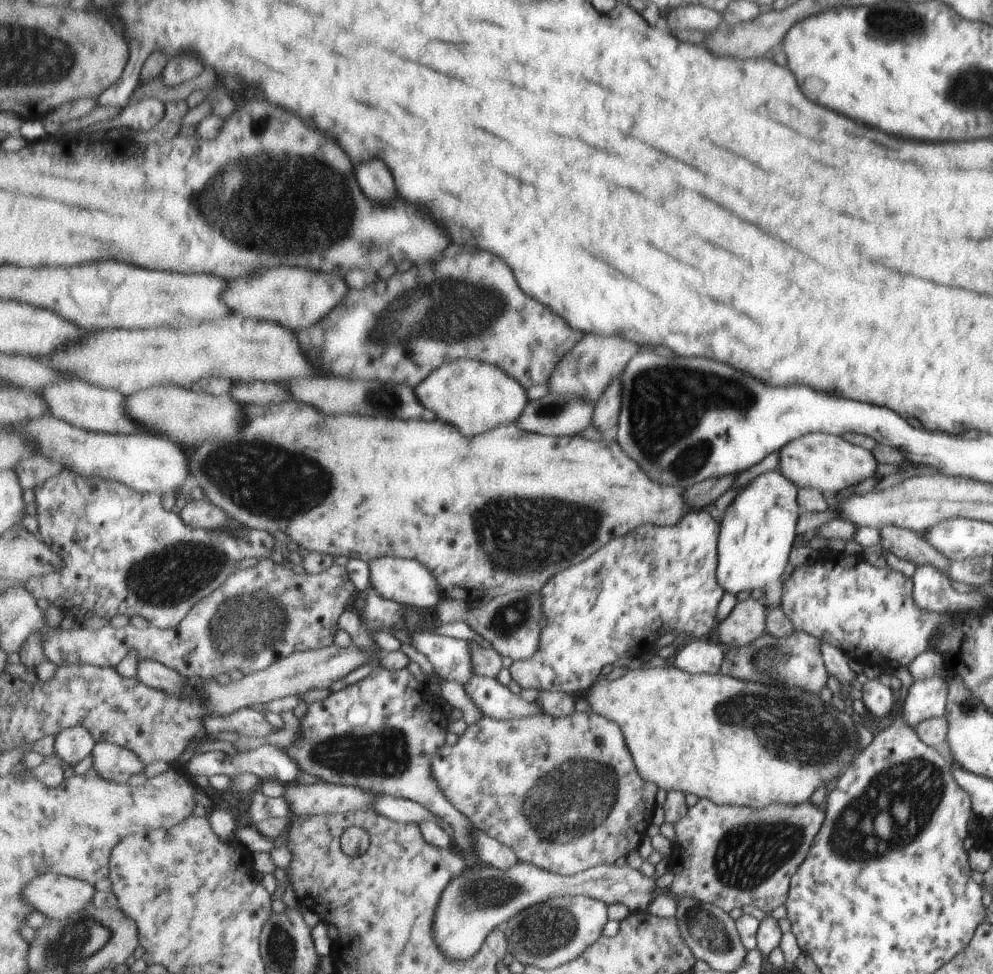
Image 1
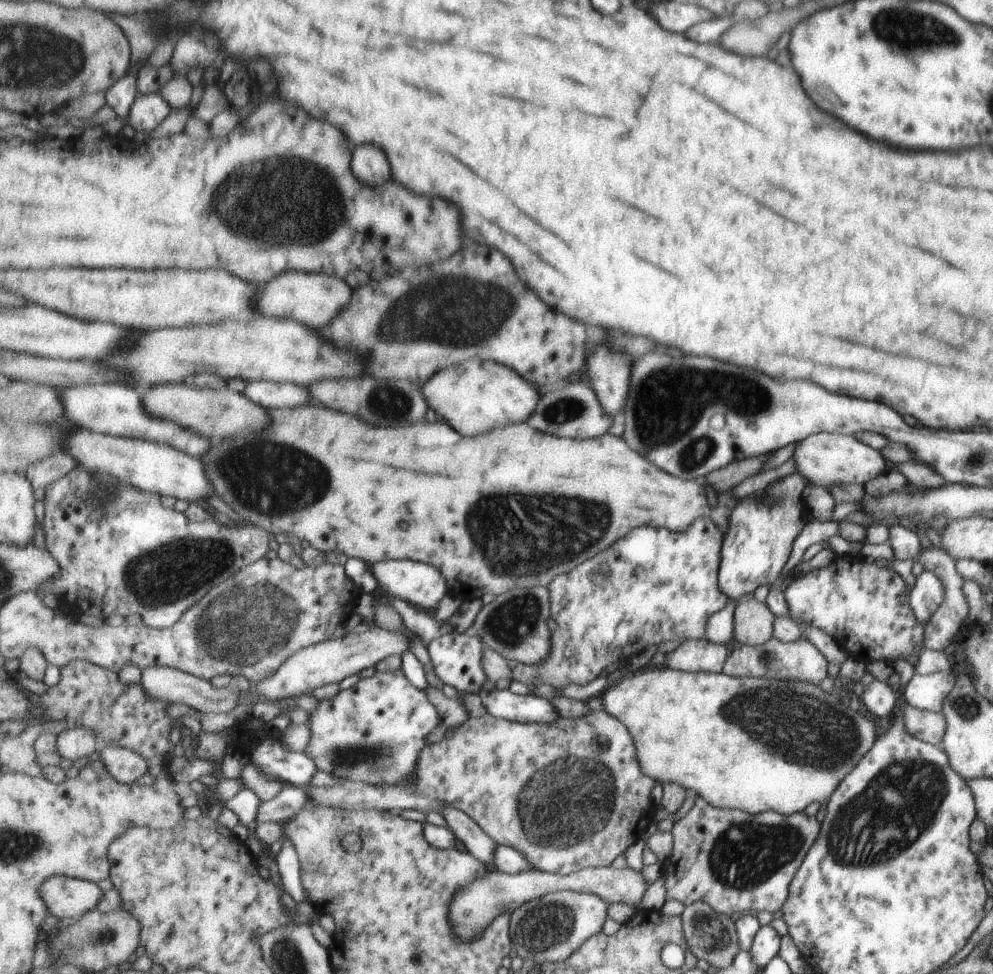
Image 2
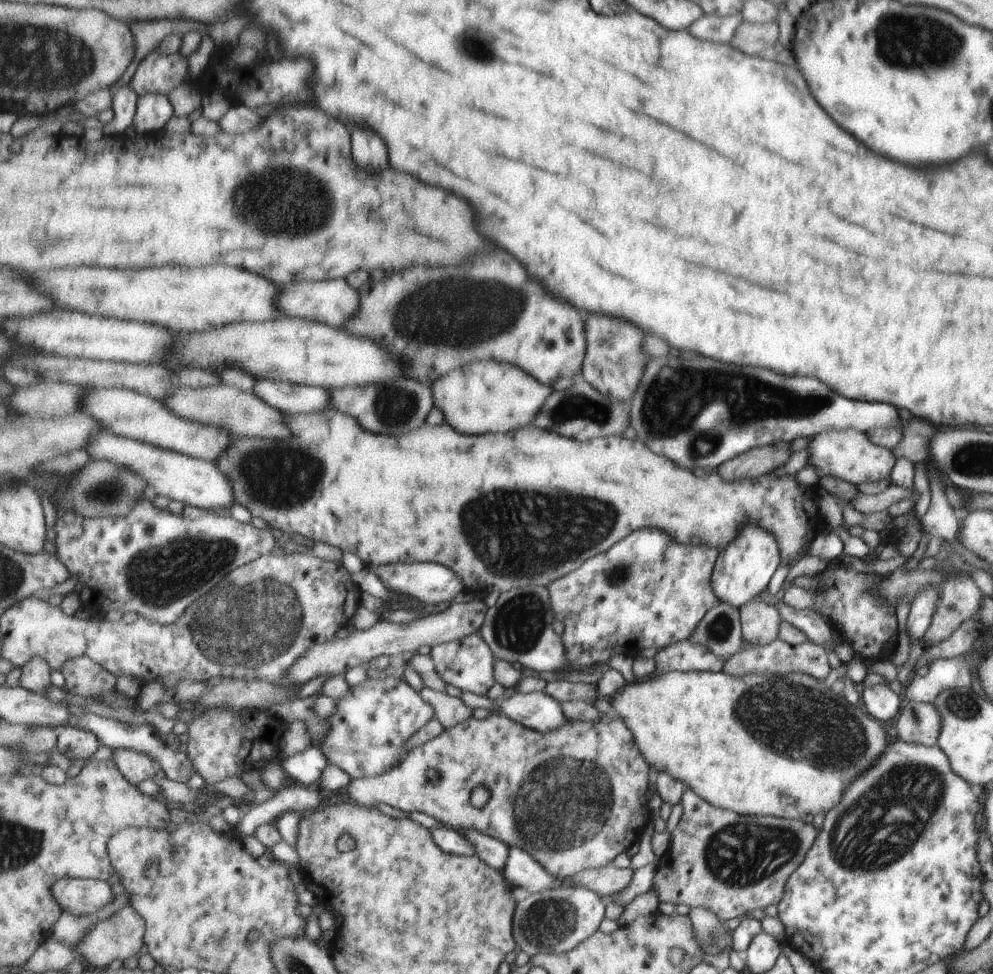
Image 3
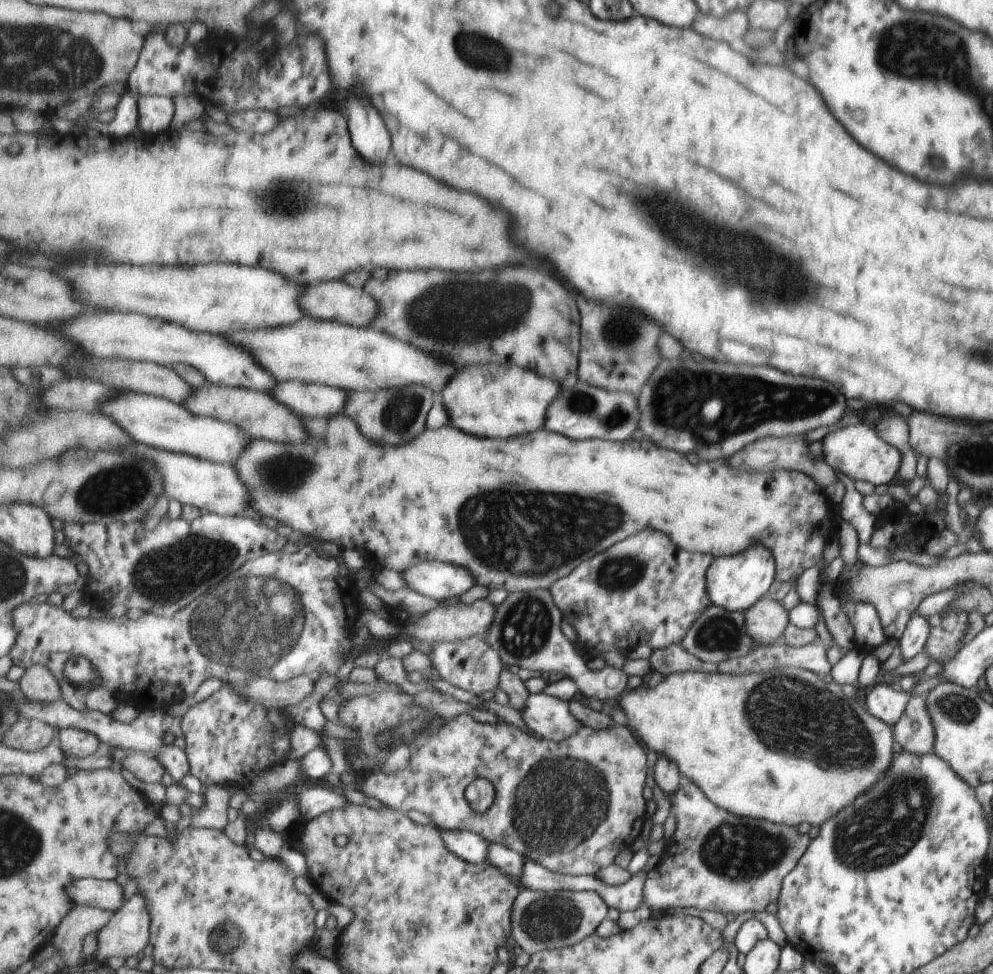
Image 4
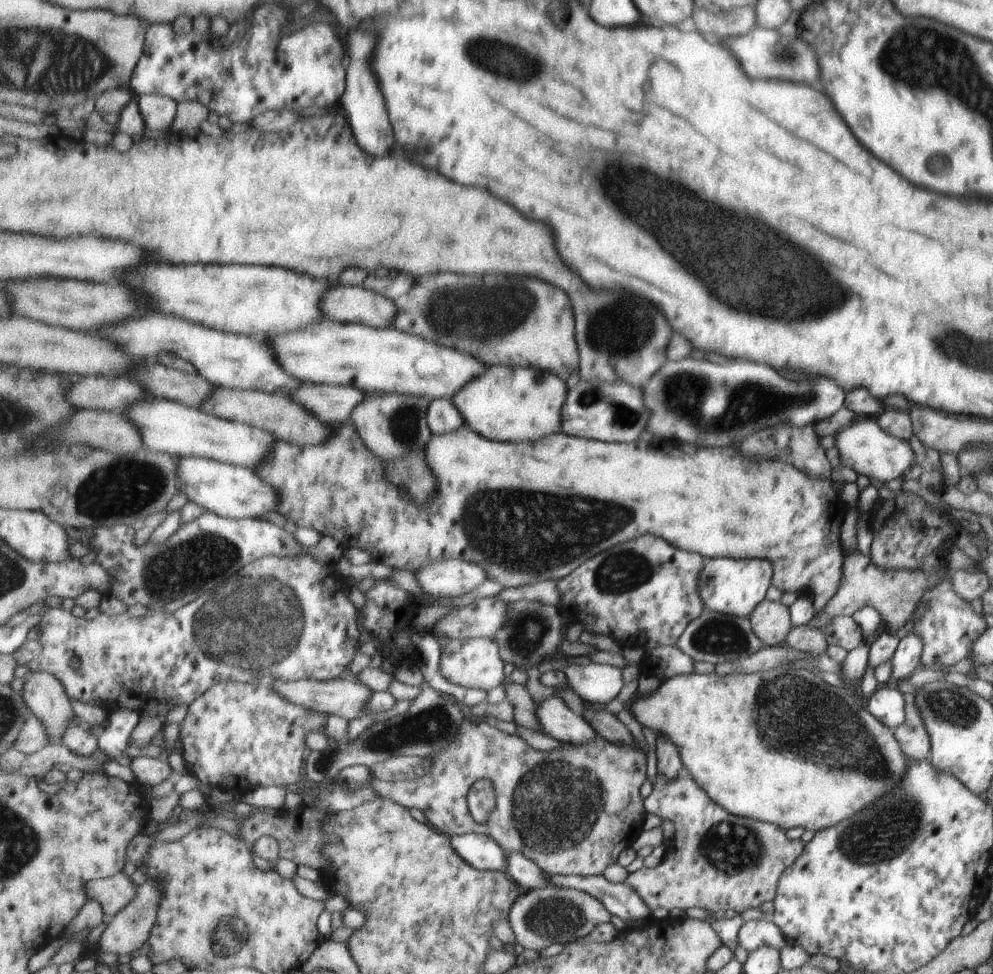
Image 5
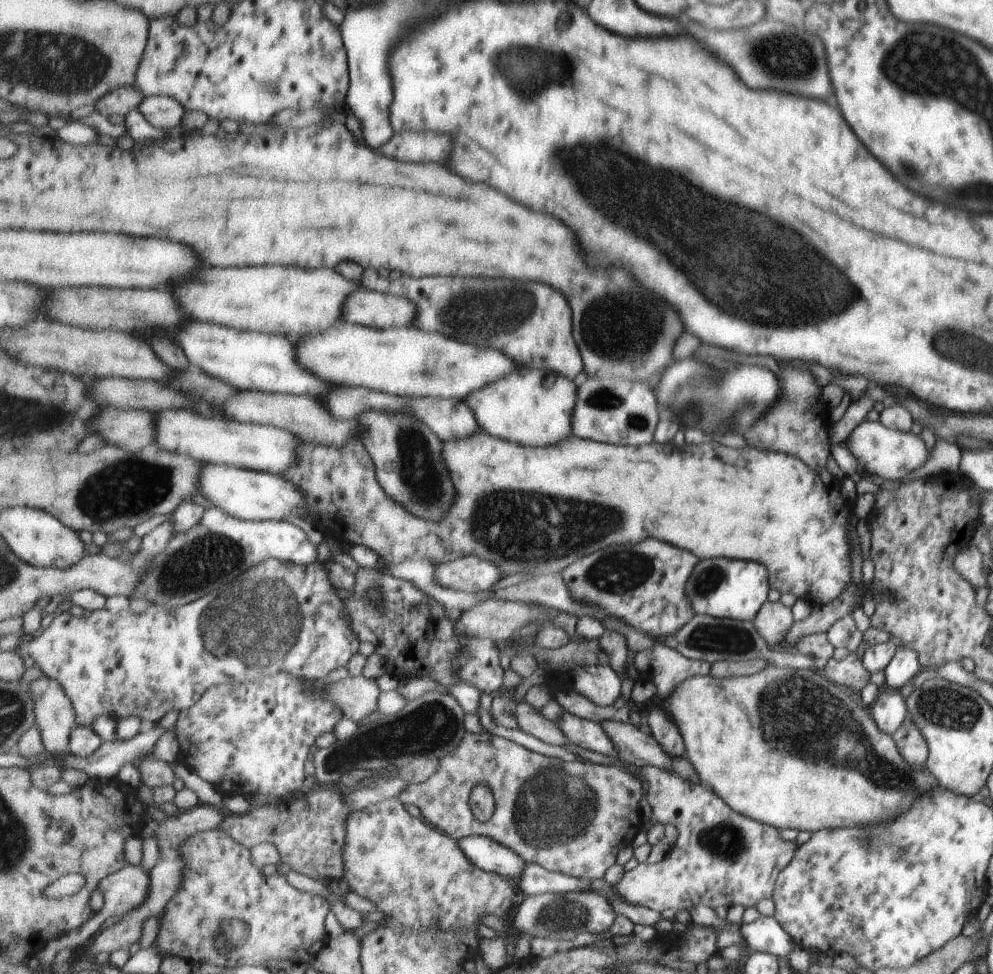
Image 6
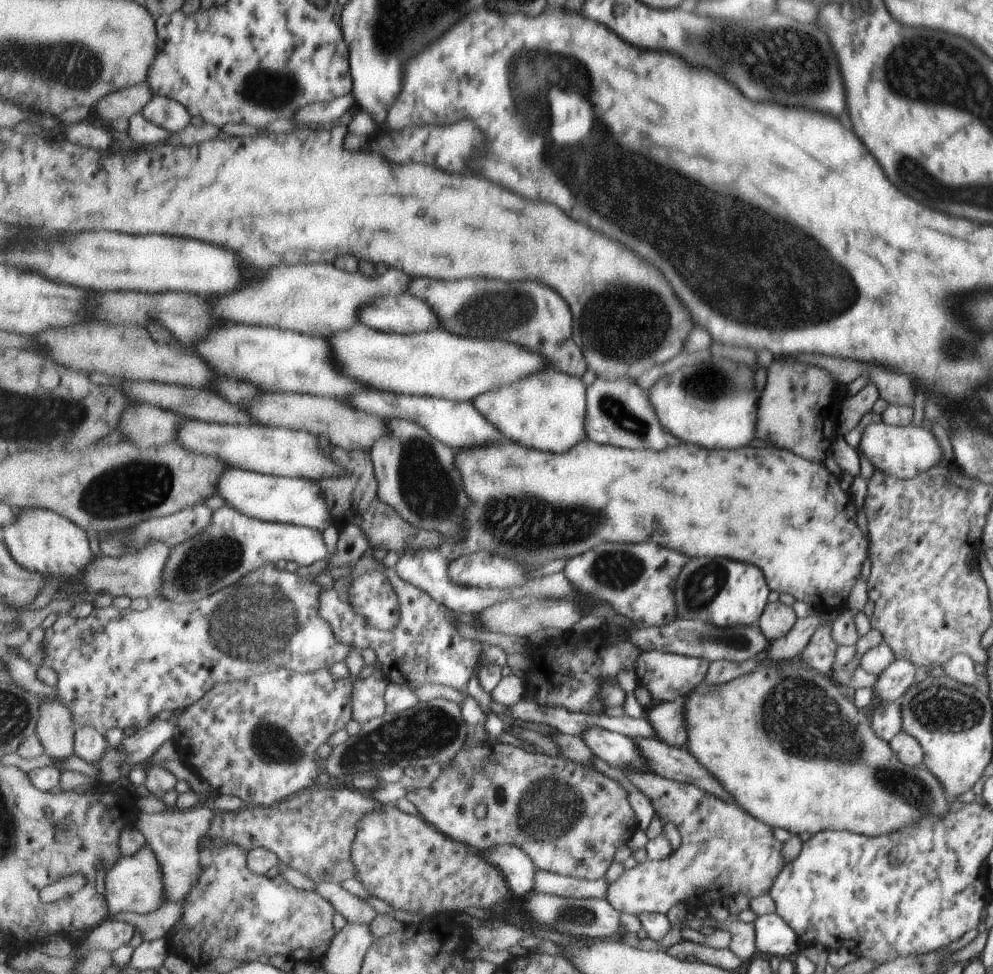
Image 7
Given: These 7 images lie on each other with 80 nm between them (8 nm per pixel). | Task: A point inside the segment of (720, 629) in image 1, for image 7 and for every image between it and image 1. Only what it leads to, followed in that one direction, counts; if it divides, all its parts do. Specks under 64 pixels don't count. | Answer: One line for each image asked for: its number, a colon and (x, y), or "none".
2: (753, 622)
3: (760, 622)
4: (766, 621)
5: (771, 622)
6: (774, 622)
7: (777, 620)

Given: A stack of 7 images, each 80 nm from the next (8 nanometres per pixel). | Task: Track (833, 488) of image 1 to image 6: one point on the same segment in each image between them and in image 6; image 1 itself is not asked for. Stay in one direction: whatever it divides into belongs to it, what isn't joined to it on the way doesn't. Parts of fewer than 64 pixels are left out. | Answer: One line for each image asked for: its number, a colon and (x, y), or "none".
2: (825, 459)
3: (851, 456)
4: (859, 452)
5: (867, 448)
6: (887, 453)

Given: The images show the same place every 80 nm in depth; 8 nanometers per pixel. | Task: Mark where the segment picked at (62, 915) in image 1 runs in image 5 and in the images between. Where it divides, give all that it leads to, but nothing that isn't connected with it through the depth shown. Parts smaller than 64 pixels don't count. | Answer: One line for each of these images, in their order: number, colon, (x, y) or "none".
2: (68, 898)
3: (80, 896)
4: (107, 894)
5: (115, 893)

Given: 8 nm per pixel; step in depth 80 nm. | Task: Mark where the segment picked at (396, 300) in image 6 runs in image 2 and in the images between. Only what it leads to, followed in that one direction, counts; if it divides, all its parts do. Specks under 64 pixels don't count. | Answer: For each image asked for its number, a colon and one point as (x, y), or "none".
2: (315, 299)
3: (328, 301)
4: (339, 301)
5: (357, 304)

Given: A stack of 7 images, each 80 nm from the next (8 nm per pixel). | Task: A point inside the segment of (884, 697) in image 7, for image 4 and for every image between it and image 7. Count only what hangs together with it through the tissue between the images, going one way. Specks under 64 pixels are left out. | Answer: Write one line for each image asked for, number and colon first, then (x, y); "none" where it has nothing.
4: (913, 640)
5: (907, 658)
6: (905, 663)

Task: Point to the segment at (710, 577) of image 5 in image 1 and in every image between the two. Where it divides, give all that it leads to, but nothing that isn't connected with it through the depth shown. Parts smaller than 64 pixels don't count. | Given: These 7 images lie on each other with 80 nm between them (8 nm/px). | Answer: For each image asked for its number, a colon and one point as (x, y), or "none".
1: (757, 531)
2: (759, 534)
3: (743, 569)
4: (735, 583)

